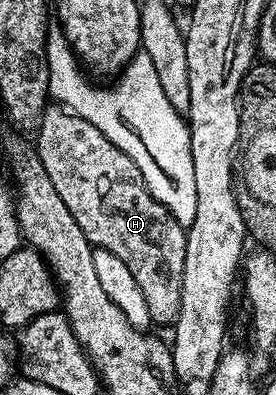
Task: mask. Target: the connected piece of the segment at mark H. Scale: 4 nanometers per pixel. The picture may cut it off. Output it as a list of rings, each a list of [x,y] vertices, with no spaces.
[[[51,105],[43,112],[37,128],[41,165],[45,165],[57,197],[65,201],[65,209],[73,213],[73,221],[81,225],[81,233],[85,233],[92,248],[109,249],[109,253],[125,261],[141,293],[145,293],[152,324],[170,328],[181,305],[186,230],[161,201],[151,196],[137,165],[97,125],[72,111]]]

